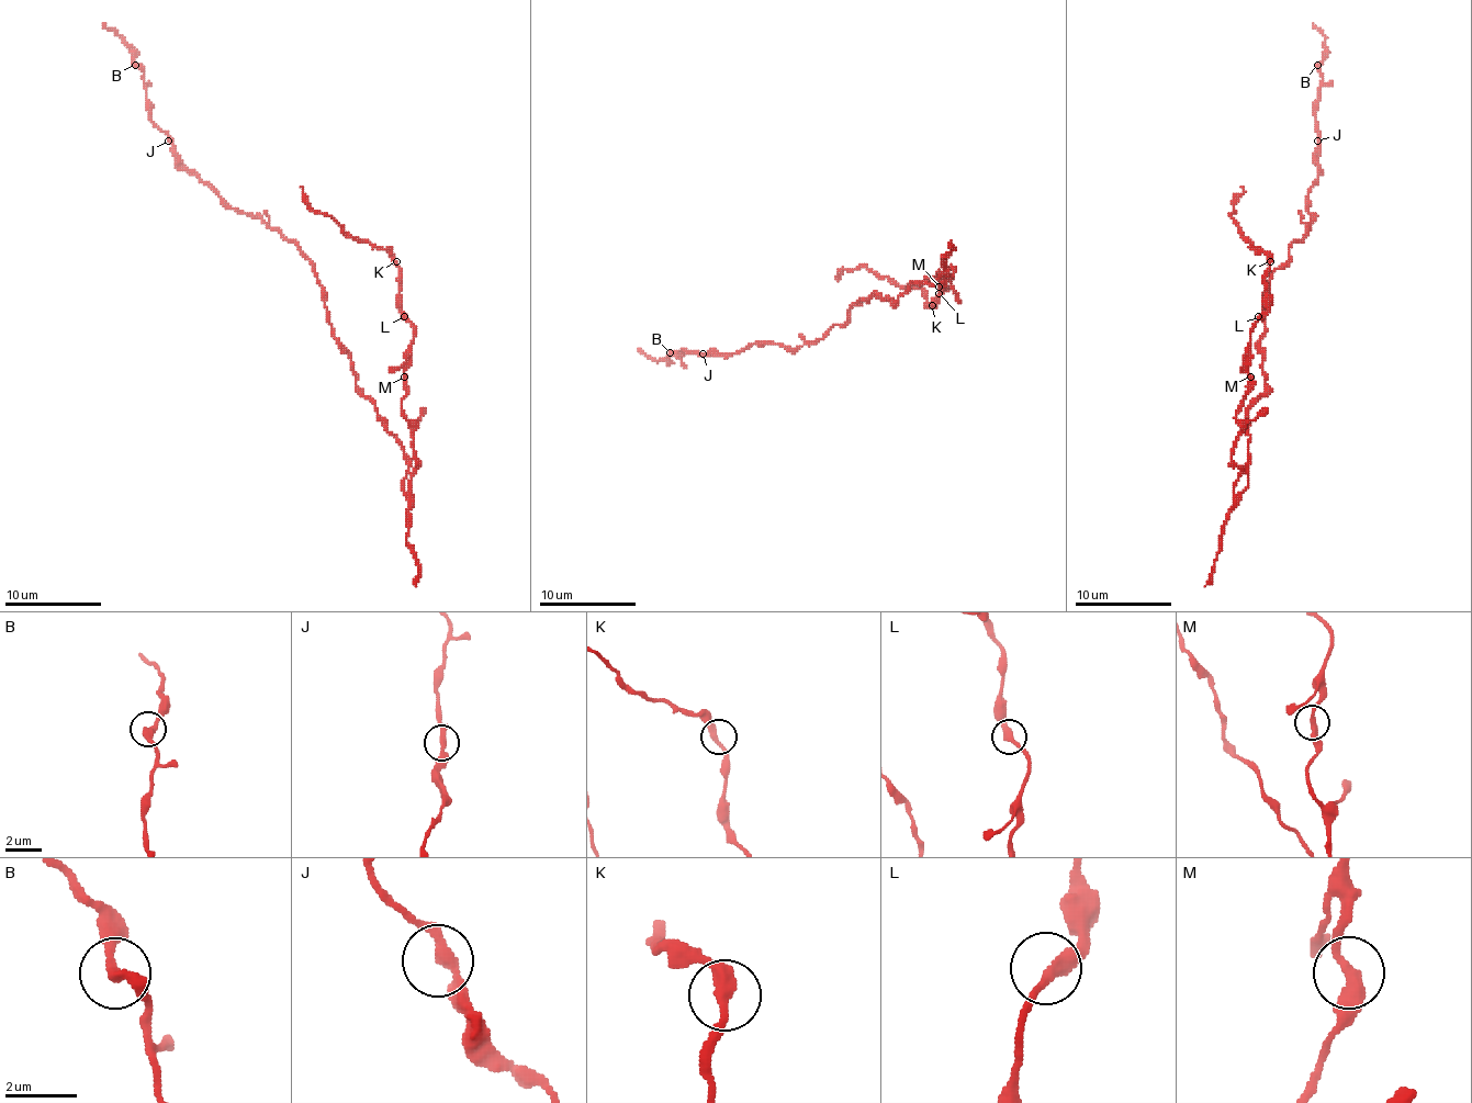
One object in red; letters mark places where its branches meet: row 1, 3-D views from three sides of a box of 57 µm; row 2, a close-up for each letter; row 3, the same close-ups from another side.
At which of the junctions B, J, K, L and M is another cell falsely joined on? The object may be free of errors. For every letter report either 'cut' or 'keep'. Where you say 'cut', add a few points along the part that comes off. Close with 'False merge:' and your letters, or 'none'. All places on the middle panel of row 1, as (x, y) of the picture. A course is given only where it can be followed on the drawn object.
B: keep
J: keep
K: keep
L: keep
M: keep
False merge: none

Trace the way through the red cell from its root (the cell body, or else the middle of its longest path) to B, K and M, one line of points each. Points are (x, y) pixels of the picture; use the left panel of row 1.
B: (374, 406), (356, 386), (315, 266), (295, 242), (231, 209), (175, 156), (150, 120), (144, 74), (134, 64)
K: (374, 406), (404, 451), (406, 495), (418, 465), (411, 423), (402, 408), (413, 324), (402, 310), (396, 261)
M: (374, 406), (404, 451), (406, 495), (418, 463), (411, 423), (402, 408), (404, 376)

